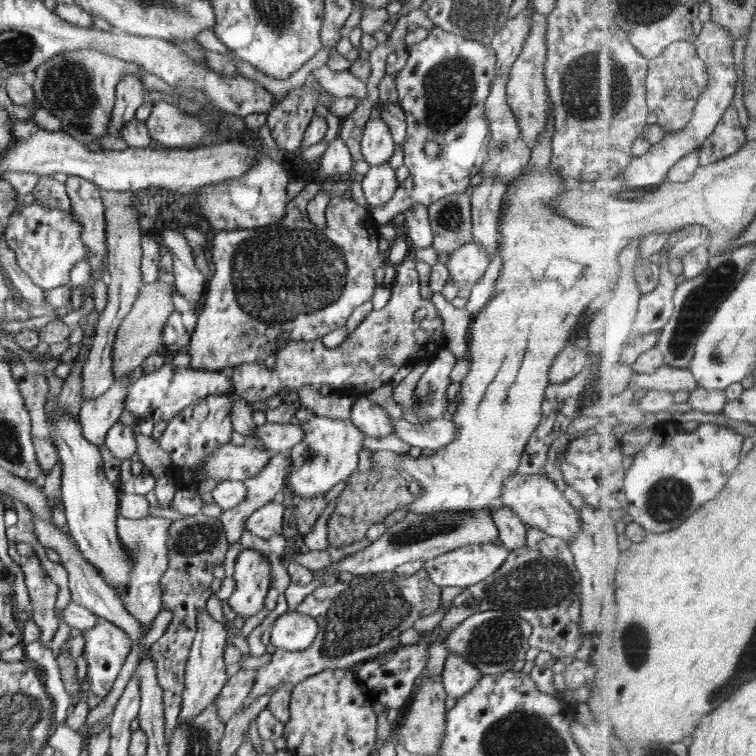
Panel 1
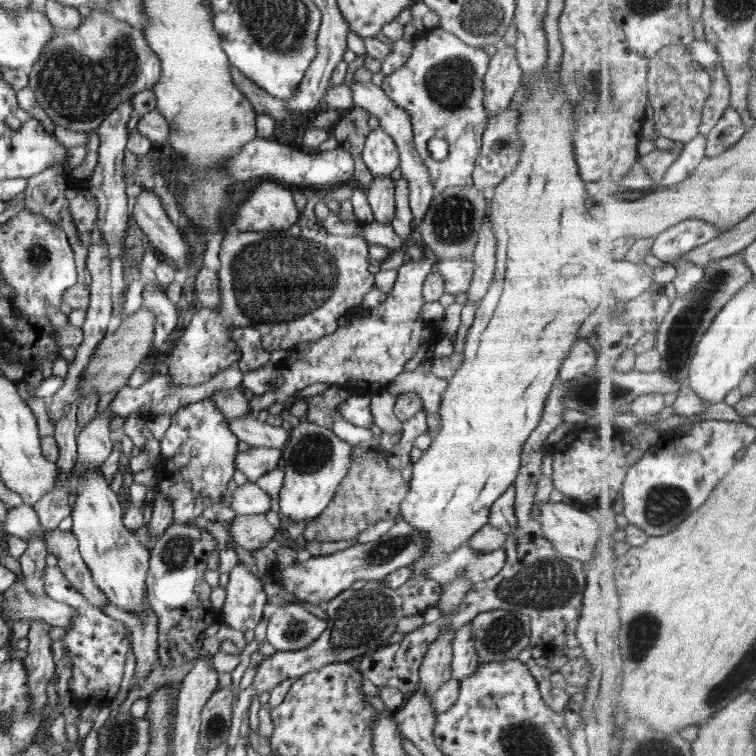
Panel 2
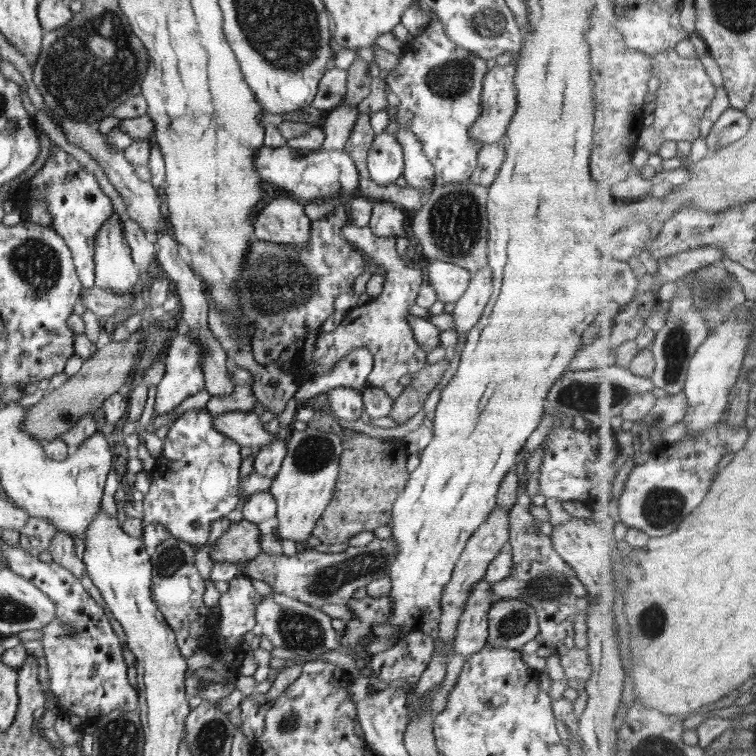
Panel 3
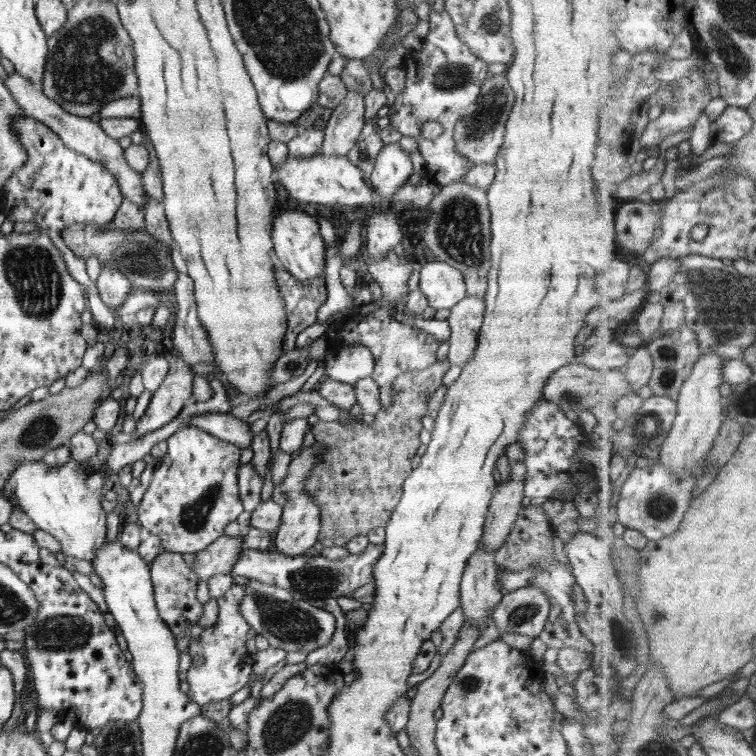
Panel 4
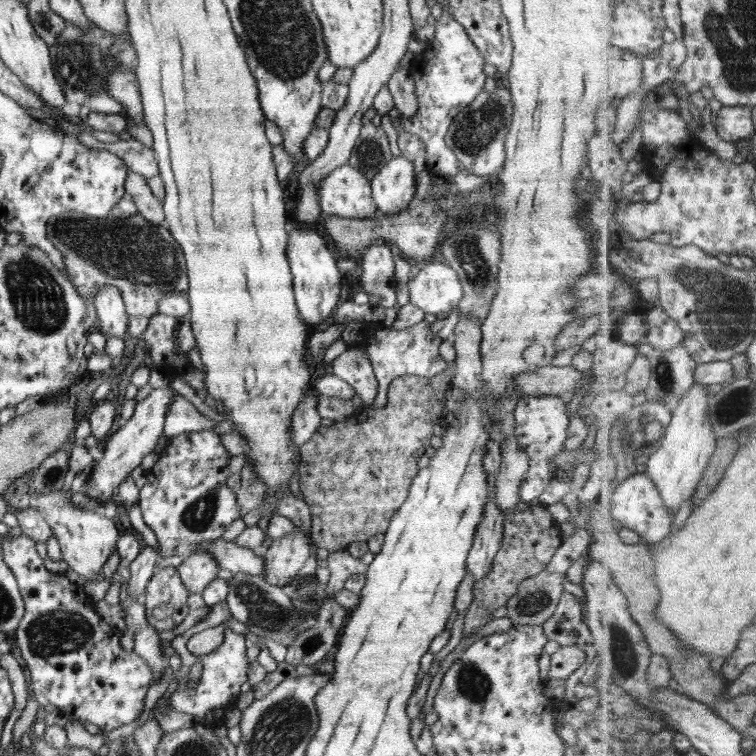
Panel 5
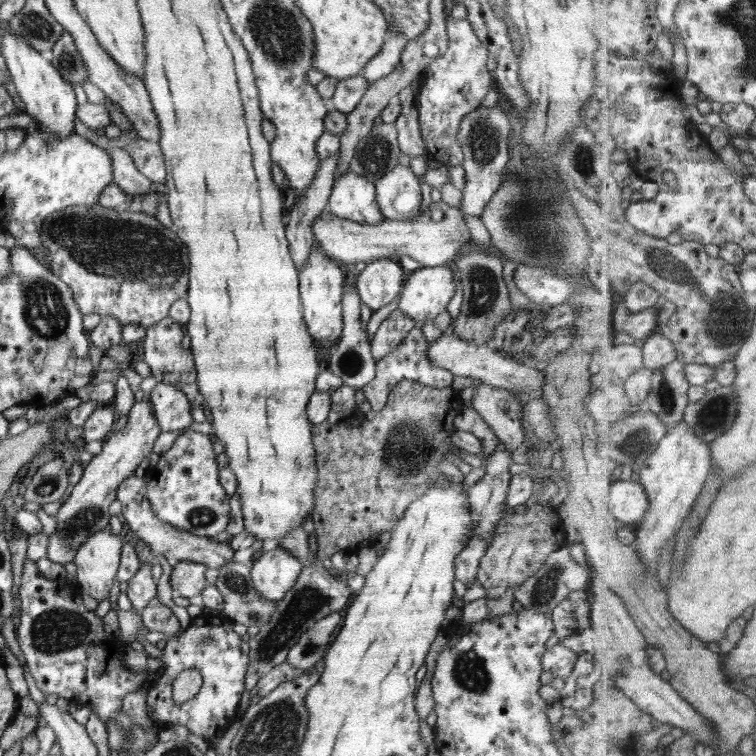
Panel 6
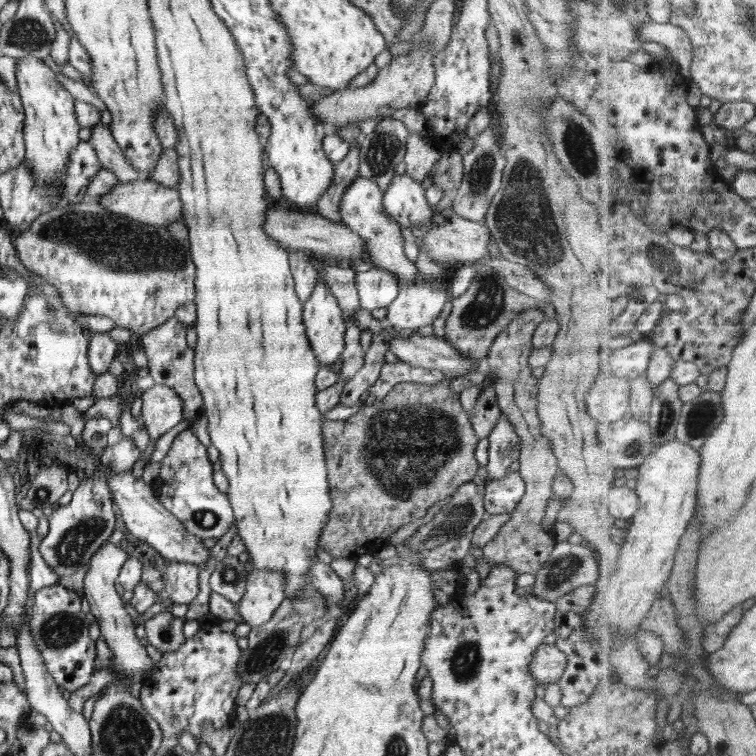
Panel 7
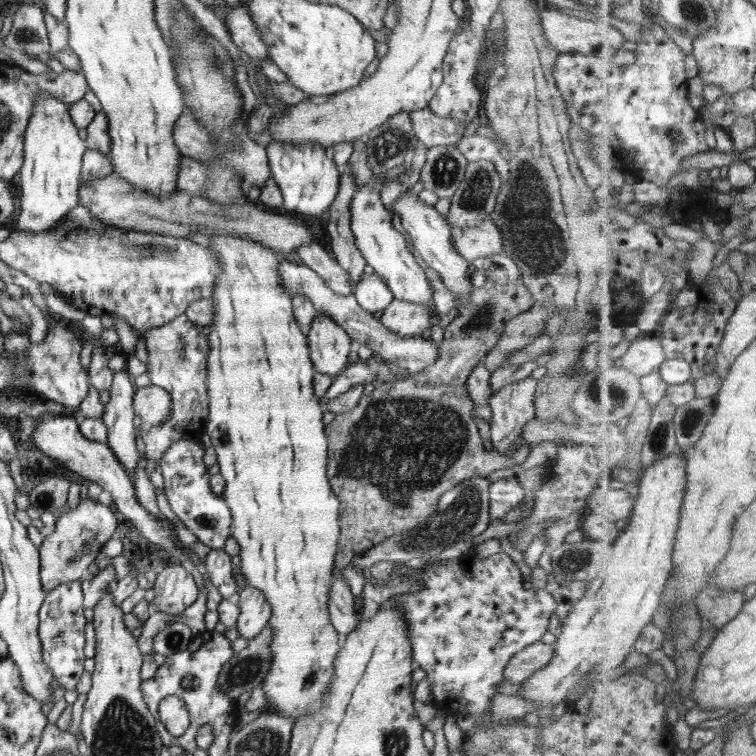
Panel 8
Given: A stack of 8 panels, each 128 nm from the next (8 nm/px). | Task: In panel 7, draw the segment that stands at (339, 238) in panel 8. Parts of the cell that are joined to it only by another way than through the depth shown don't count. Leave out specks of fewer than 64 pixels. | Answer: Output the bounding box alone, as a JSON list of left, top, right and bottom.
[317,145,359,226]

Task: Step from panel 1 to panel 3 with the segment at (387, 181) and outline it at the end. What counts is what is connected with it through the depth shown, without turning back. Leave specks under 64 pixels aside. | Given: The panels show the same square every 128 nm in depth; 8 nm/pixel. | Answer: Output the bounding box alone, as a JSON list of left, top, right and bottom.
[368,200,404,238]

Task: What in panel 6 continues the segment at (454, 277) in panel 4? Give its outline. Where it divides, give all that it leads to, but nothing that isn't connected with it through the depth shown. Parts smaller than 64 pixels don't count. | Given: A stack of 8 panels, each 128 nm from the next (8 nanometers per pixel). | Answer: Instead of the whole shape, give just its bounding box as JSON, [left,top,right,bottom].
[398,266,454,322]

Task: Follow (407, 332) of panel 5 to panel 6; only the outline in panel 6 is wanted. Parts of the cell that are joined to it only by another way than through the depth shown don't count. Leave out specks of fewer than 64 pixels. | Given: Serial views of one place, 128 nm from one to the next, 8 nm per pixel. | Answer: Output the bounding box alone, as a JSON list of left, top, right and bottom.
[362,327,453,410]

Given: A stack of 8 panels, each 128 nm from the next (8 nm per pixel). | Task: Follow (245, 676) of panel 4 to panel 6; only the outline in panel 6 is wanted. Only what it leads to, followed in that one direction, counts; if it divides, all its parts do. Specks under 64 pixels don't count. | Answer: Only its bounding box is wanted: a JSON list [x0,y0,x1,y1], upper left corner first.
[147,612,249,749]

